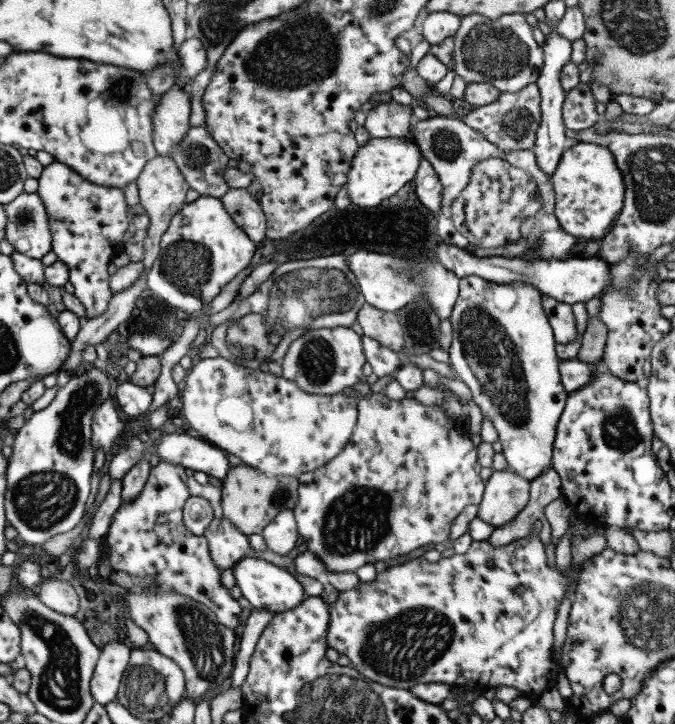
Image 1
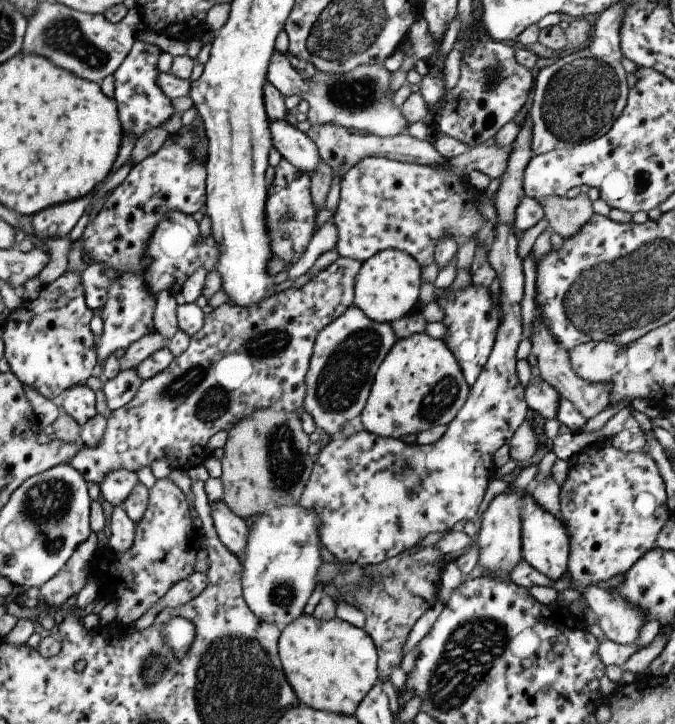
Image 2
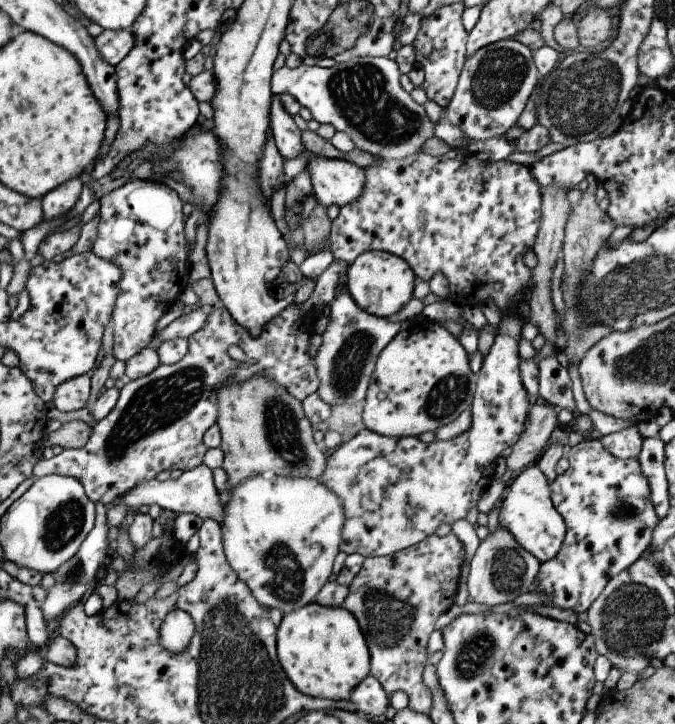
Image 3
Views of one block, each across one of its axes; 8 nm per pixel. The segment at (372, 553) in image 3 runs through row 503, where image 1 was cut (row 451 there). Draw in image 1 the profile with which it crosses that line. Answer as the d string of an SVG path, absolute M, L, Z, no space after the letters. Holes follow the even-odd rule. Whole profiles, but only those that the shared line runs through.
M374 393L359 400L357 409L356 427L354 427L354 432L348 439L346 447L331 461L328 461L328 464L312 471L306 471L298 476L300 481L298 503L292 512L297 522L300 544L302 544L304 550L312 552L312 554L318 556L318 559L324 561L324 567L328 572L356 572L364 564L375 564L377 560L386 560L386 558L398 557L401 554L406 555L411 550L416 550L416 548L425 544L444 543L450 536L450 528L452 528L454 519L462 513L465 506L479 505L484 488L486 488L486 482L480 476L482 465L478 463L477 447L470 439L466 422L461 422L459 419L448 419L448 415L446 415L442 406L426 406L426 404L422 404L414 398L405 397L396 400L391 399L386 394Z

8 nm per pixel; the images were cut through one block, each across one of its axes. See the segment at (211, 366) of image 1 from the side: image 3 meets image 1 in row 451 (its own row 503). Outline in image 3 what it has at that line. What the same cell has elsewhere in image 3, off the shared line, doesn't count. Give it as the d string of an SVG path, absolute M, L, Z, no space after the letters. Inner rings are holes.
M268 473L250 476L236 488L230 489L230 500L224 505L220 526L226 560L238 578L248 585L258 604L289 613L314 601L324 583L328 582L340 551L343 524L343 504L319 478L274 476L274 473Z

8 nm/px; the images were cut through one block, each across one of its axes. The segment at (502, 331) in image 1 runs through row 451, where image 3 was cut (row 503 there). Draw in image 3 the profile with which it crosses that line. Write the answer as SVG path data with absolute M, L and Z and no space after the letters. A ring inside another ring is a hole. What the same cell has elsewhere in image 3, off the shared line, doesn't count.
M536 464L526 467L510 484L498 508L499 526L508 529L541 564L552 560L560 552L566 534L563 516L554 508L551 499L550 483Z

